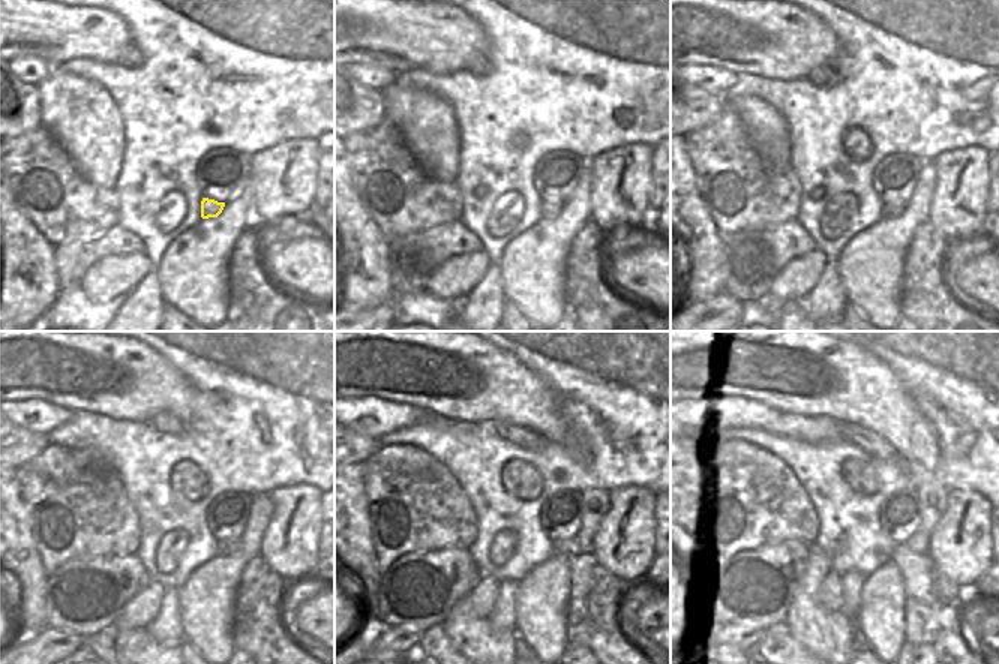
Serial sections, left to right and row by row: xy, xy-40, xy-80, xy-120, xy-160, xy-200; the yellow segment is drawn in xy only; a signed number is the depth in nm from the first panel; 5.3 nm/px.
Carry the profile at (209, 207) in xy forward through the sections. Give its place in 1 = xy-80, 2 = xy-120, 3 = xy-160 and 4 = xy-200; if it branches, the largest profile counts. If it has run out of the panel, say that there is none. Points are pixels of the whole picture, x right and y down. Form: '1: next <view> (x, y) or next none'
1: next xy-80 (890, 212)
2: next xy-120 (228, 546)
3: next xy-160 (572, 546)
4: next xy-200 (920, 543)

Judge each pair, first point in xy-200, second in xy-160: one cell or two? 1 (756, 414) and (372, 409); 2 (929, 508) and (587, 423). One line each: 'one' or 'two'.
1: one
2: two

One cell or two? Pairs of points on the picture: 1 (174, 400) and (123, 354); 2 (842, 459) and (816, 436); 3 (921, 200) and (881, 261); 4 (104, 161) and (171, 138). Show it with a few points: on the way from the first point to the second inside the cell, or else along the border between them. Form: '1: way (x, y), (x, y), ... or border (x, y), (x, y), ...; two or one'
1: way (161, 388), (152, 385), (134, 367); one
2: border (789, 436), (812, 444), (845, 441); two
3: way (914, 215), (884, 246); one
4: border (123, 120), (123, 164), (120, 176), (113, 186); two

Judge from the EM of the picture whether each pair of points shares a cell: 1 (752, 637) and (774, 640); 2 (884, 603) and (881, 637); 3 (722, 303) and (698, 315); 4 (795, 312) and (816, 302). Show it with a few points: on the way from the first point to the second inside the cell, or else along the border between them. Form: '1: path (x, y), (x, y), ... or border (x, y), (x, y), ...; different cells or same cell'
1: border (765, 628), (755, 648); different cells
2: path (881, 612), (881, 628); same cell
3: path (716, 309), (704, 315); same cell
4: border (800, 302), (809, 315); different cells

